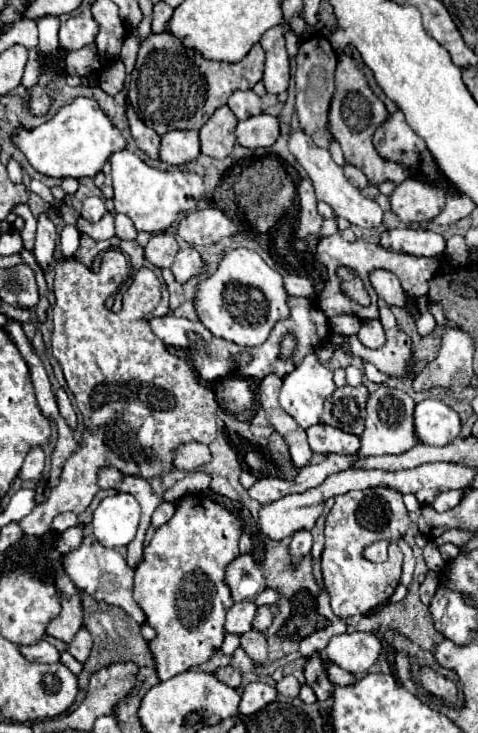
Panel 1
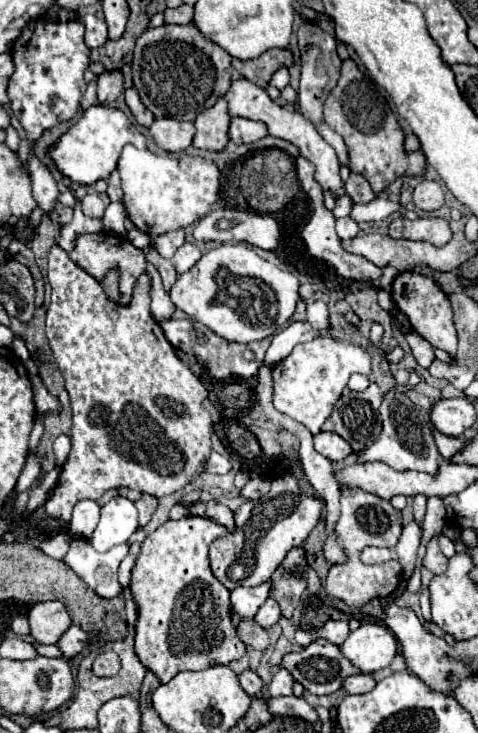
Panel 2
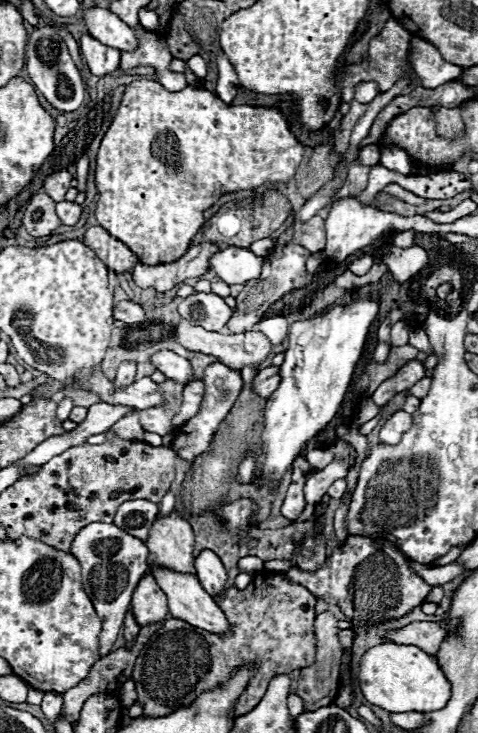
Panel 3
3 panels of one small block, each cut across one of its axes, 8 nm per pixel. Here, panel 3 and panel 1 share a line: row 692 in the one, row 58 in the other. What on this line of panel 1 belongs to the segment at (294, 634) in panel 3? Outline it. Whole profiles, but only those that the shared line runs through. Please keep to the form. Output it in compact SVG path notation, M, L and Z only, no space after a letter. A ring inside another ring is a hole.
M168 32L150 34L140 44L128 100L132 100L132 108L138 112L138 118L146 126L154 128L158 136L164 136L170 130L200 130L200 126L226 104L232 92L250 90L256 82L260 82L262 72L264 50L260 44L254 44L254 48L238 64L228 64L204 60Z

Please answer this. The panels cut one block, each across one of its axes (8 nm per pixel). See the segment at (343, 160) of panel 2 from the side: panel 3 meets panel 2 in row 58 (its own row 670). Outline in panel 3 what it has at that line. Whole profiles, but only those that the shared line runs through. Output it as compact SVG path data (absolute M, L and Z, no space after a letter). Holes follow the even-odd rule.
M322 612L316 616L314 622L314 636L316 636L316 660L312 666L302 668L300 680L298 680L298 690L296 694L304 700L304 712L314 712L322 706L330 706L338 694L340 688L340 664L342 664L342 652L344 648L338 642L338 632L340 628L336 626L338 620L332 616L332 612Z

